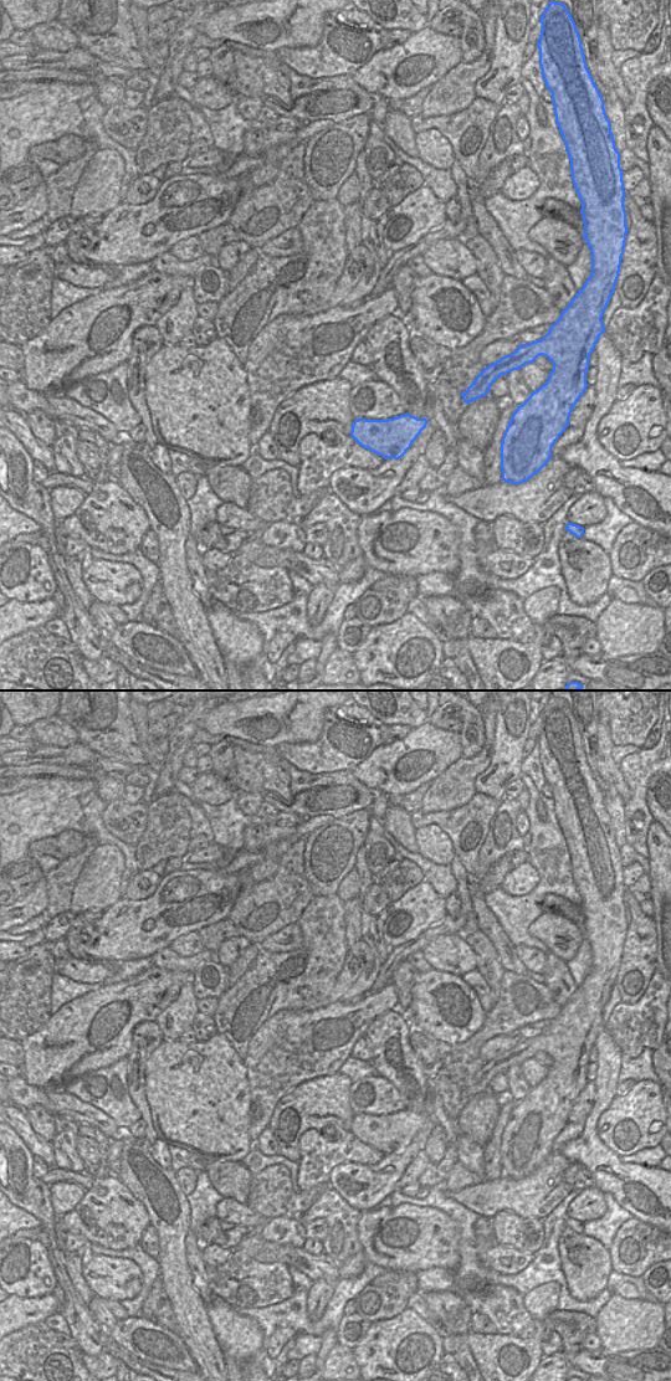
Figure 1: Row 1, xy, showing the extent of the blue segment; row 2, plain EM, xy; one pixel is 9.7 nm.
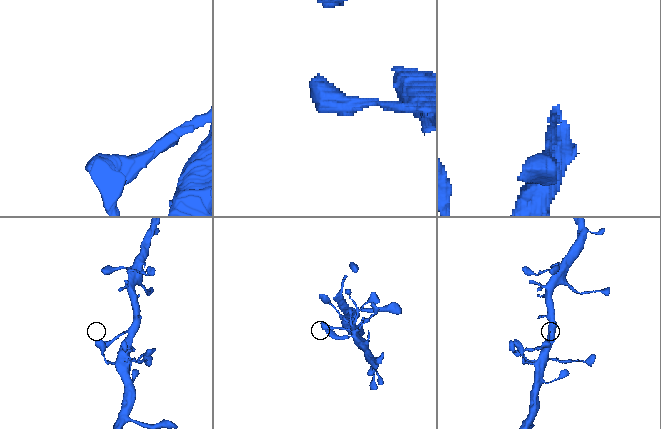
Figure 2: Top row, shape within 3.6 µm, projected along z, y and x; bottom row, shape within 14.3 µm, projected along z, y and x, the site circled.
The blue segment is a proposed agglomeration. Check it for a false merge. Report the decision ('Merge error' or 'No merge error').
No merge error.

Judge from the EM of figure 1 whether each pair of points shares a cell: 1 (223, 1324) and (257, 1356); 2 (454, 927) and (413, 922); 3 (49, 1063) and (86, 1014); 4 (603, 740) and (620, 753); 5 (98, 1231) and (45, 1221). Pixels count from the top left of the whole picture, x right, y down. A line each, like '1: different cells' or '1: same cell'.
1: same cell
2: different cells
3: same cell
4: different cells
5: different cells

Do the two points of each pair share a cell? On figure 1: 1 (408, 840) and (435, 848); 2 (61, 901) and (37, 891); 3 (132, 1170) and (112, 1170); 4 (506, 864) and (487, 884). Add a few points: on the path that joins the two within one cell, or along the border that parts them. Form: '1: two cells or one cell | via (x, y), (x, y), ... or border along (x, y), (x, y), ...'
1: two cells | border along (415, 830), (415, 842), (420, 852)
2: two cells | border along (45, 878), (47, 907), (42, 912)
3: two cells | border along (123, 1141), (117, 1175)
4: one cell | via (501, 869), (492, 879)

